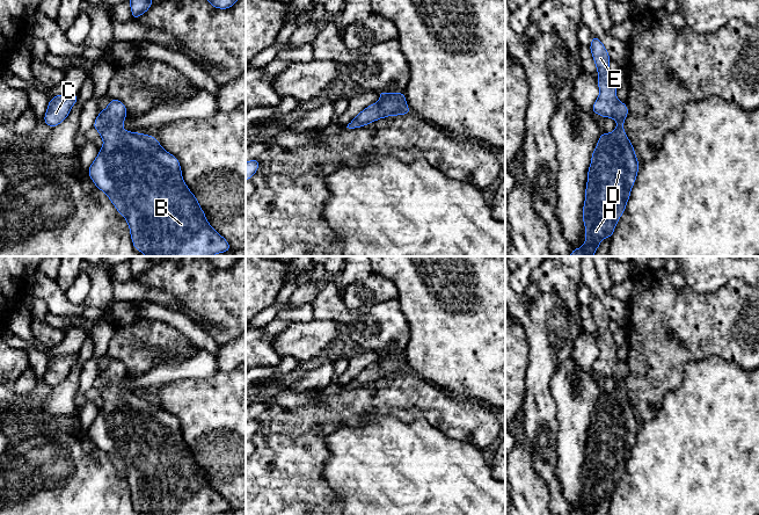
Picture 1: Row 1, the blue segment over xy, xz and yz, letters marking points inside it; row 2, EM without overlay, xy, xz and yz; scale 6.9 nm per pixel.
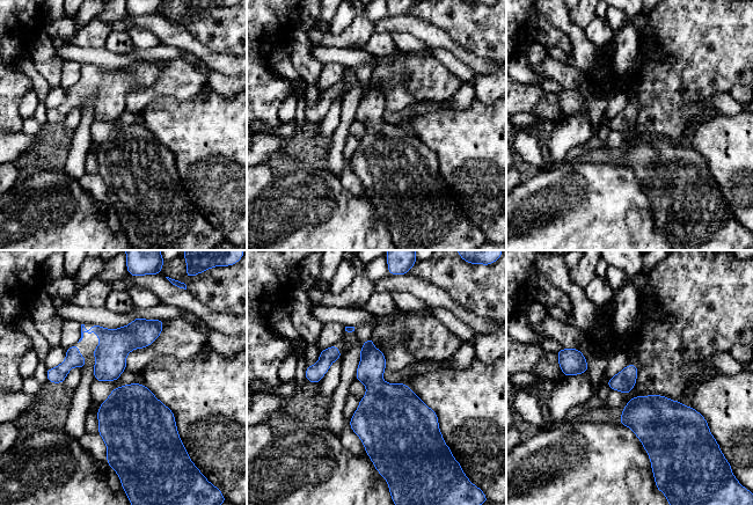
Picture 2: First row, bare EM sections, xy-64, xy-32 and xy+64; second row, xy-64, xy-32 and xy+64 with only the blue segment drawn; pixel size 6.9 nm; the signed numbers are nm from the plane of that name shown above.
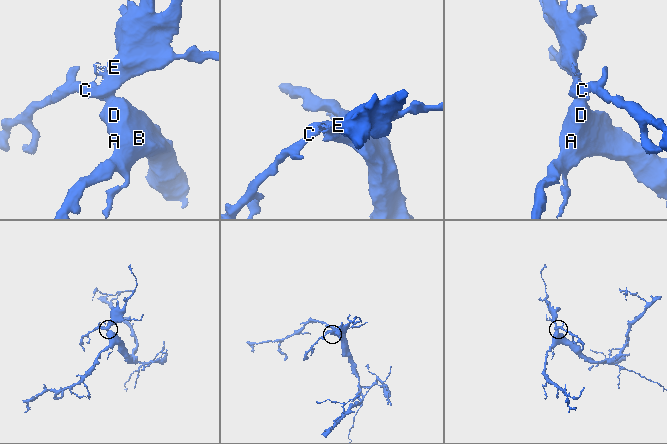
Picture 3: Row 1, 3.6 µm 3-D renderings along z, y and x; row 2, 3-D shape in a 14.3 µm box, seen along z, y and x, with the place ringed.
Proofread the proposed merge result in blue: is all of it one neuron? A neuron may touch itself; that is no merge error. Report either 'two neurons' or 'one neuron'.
one neuron

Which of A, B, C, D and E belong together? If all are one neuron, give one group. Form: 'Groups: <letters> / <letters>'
Groups: A B C D E

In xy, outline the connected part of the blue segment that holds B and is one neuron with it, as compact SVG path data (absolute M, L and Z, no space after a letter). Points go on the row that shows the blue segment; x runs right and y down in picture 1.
M116 99L98 113L93 128L103 139L103 146L89 166L88 175L126 219L133 247L146 256L213 256L231 251L227 240L209 224L196 196L185 184L177 158L167 152L154 136L124 130L126 116L126 106Z

